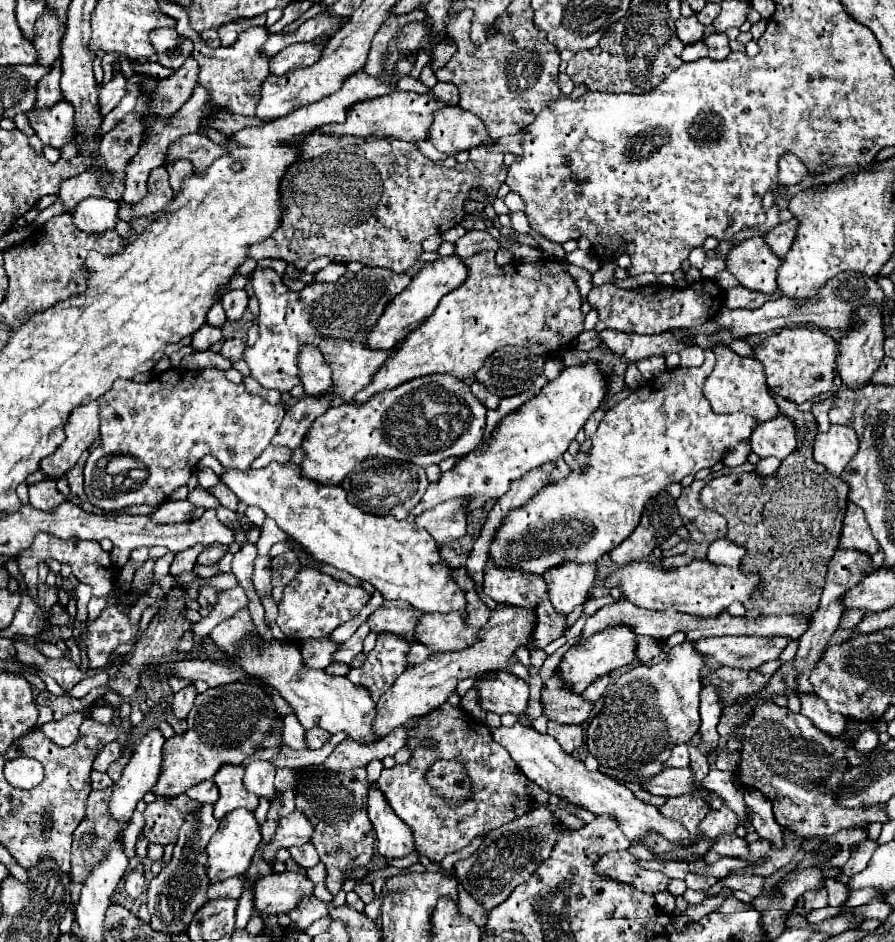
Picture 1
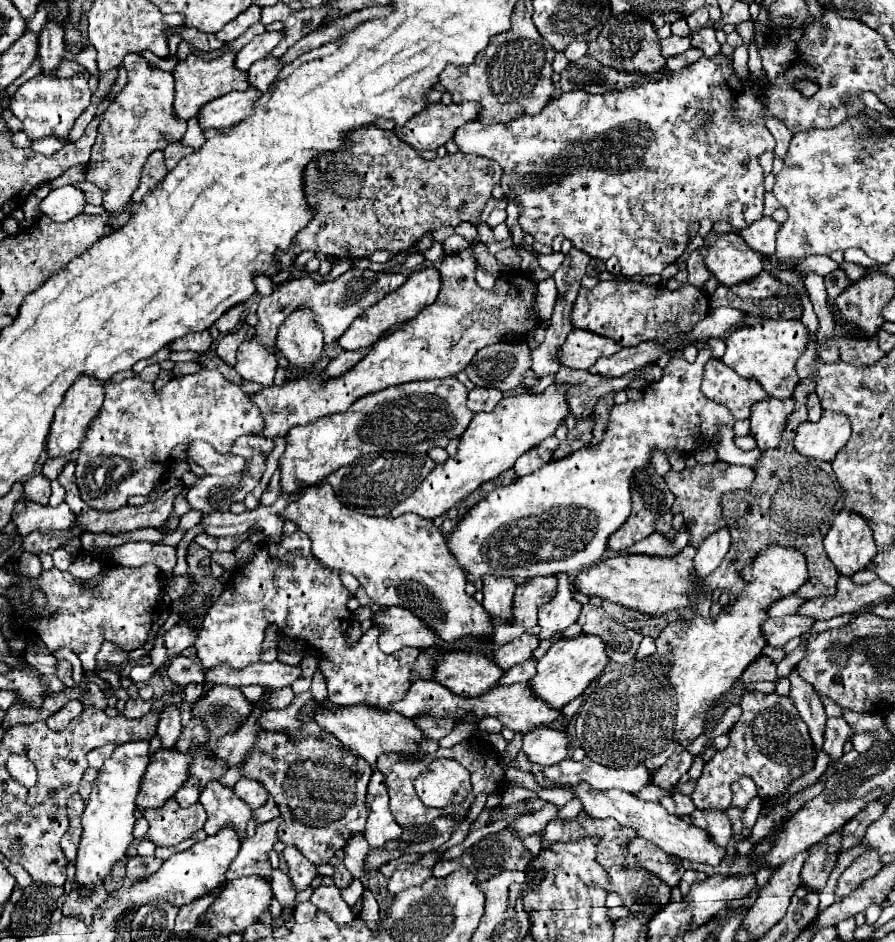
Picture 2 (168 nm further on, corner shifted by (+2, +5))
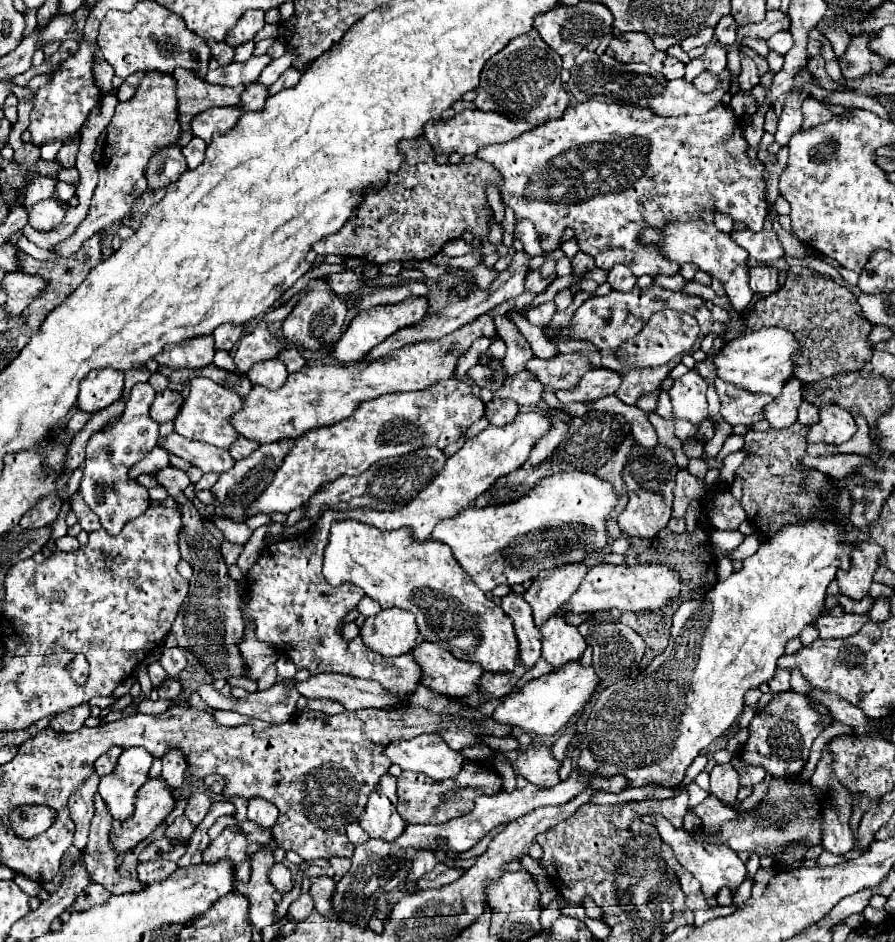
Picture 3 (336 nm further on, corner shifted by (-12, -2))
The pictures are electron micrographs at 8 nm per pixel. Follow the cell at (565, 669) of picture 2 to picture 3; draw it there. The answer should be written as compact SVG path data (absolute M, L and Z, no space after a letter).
M570 661L564 667L550 671L548 675L528 681L518 693L500 703L492 717L500 723L508 723L536 735L554 735L564 725L568 725L576 717L576 713L590 701L598 683L600 679L594 671L594 665L584 667L580 661Z

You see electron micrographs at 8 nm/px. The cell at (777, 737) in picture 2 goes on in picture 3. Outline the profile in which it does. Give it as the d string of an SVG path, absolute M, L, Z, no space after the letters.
M784 691L778 697L774 697L762 711L756 713L756 717L750 723L748 741L738 753L738 759L746 765L764 767L766 773L770 773L774 779L794 777L804 769L814 739L826 727L824 721L826 719L820 717L820 713L808 705L808 699L804 695Z

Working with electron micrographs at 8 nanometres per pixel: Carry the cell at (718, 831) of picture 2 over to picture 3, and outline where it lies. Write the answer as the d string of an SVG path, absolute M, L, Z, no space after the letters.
M708 795L708 797L702 801L702 805L689 808L689 811L700 817L702 825L704 825L710 833L718 833L720 825L724 825L724 823L730 821L730 819L738 819L738 811L732 809L732 807L728 807L728 805L724 805L724 803L722 803L720 799L716 799L714 795Z

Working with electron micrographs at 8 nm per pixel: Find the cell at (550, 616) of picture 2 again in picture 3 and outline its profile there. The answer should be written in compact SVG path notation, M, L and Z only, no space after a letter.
M564 613L552 615L542 627L542 657L552 663L552 667L560 667L570 659L580 659L586 649L586 641L580 635L578 627L566 621Z

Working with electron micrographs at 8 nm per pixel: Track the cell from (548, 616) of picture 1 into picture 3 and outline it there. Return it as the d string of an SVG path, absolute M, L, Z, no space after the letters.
M516 659L516 667L514 671L506 671L506 673L484 673L482 675L482 683L480 683L480 691L486 691L490 697L502 697L506 693L510 693L516 685L516 681L526 673L528 669L520 663L520 659Z

